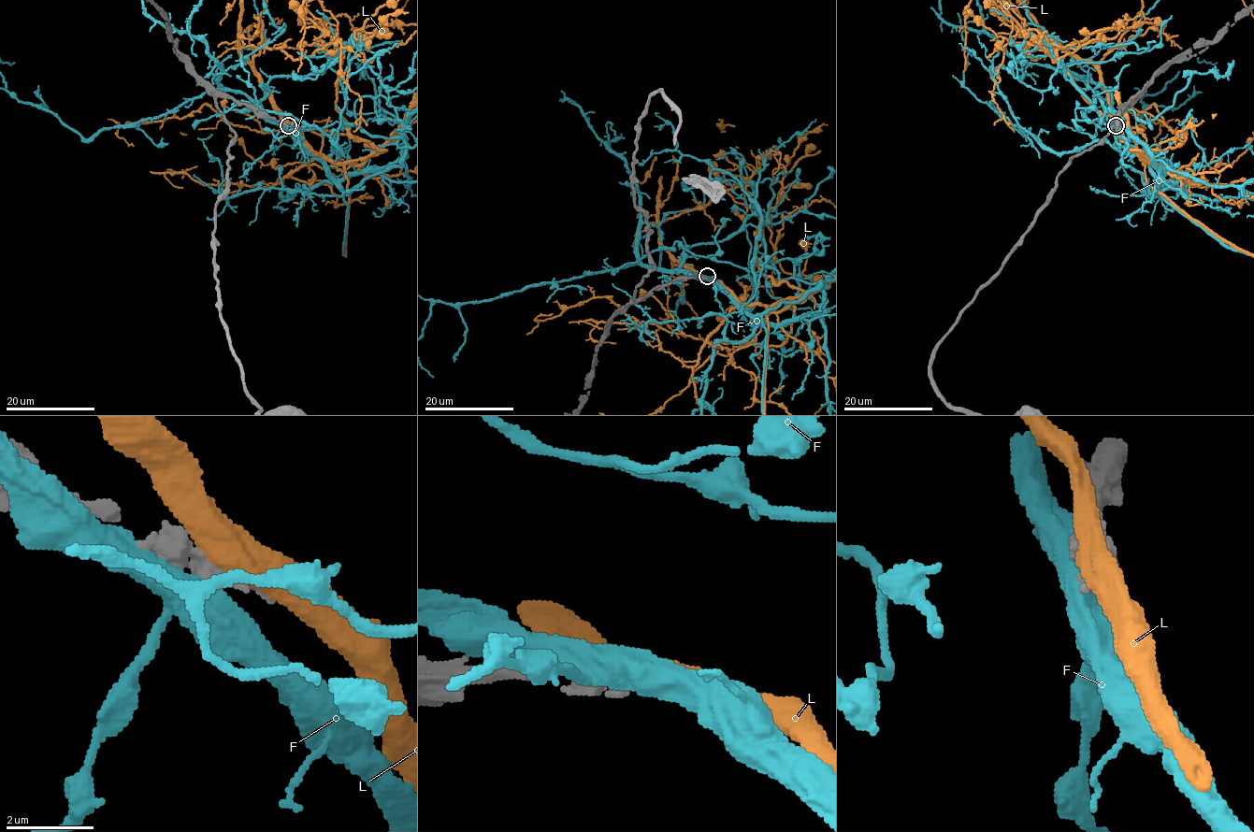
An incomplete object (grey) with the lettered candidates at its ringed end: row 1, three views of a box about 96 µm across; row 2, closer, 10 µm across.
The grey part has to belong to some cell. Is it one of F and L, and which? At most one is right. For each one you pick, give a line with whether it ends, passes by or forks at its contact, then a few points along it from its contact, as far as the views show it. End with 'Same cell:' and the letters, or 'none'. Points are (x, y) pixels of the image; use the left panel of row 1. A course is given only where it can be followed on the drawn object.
Same cell: none

